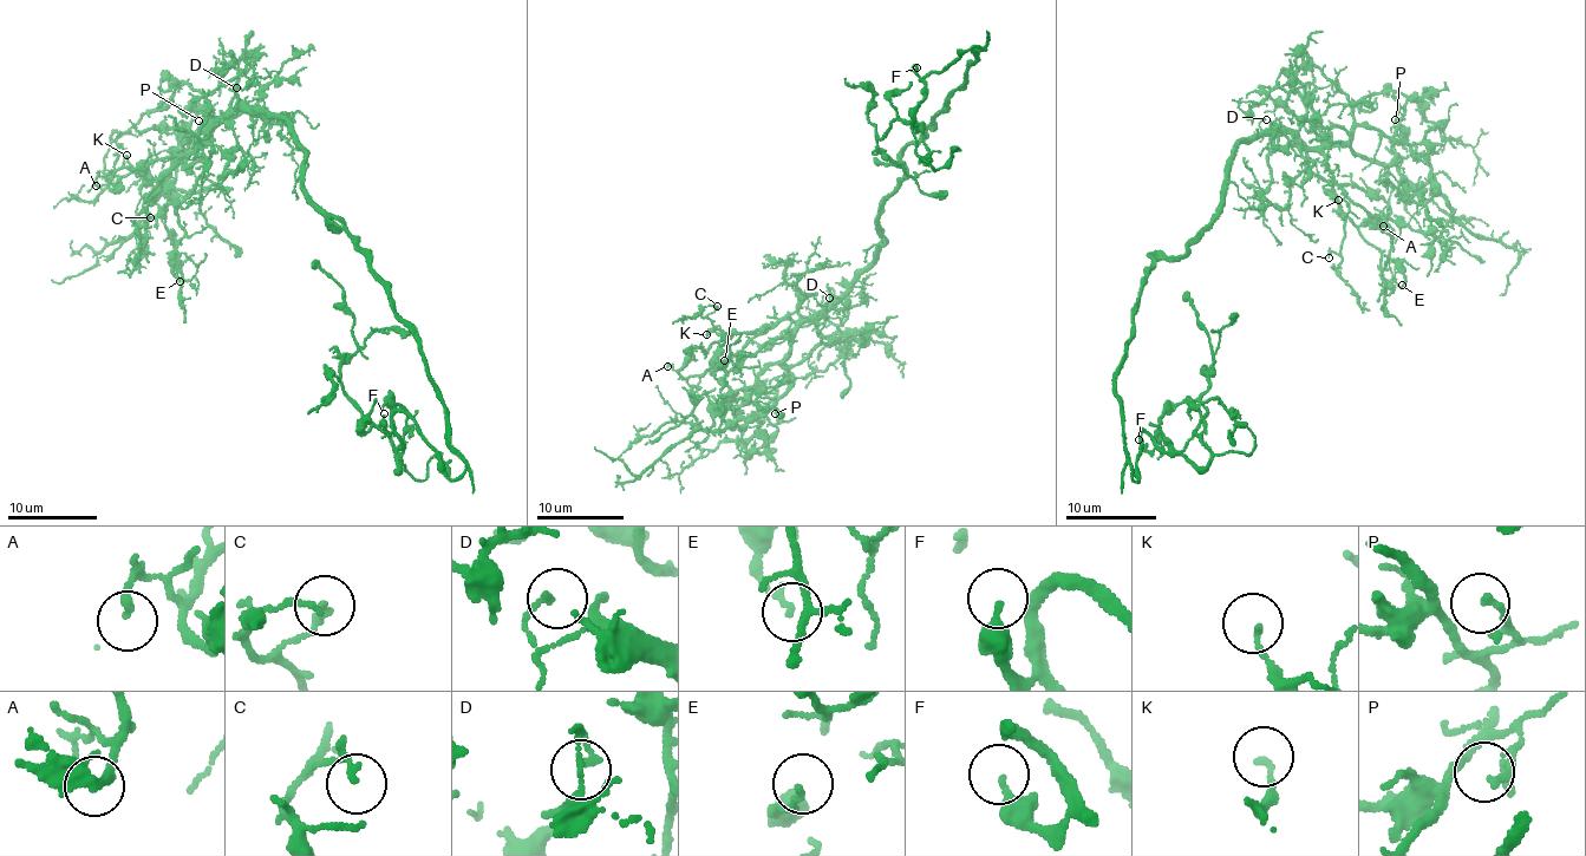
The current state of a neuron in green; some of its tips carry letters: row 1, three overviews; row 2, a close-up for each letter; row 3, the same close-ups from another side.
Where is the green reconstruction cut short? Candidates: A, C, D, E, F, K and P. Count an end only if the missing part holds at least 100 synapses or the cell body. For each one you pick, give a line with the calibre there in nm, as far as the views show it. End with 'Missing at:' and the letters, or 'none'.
Missing at: none

